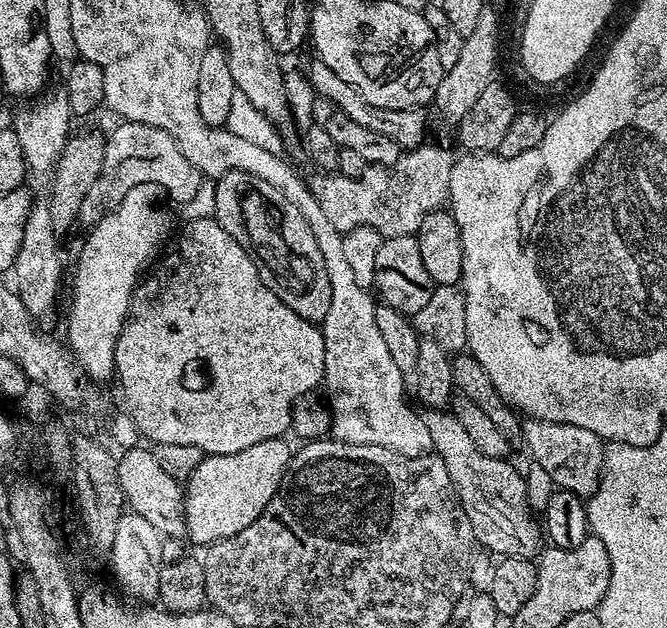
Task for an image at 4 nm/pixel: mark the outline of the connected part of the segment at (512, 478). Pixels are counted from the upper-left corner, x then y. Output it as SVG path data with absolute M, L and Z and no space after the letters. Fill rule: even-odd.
M425 407L422 415L426 430L430 430L432 452L442 458L446 474L454 486L466 518L470 518L476 532L476 542L481 549L497 552L497 557L535 557L542 548L542 528L532 517L528 505L528 484L524 476L507 459L482 454L452 410ZM541 540L541 544L540 544Z

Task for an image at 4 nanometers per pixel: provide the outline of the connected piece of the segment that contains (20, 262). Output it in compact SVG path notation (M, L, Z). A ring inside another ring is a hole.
M33 203L30 214L26 218L22 246L18 250L16 259L14 291L22 298L22 306L26 306L36 327L41 330L48 330L56 320L56 299L60 296L60 279L64 276L64 264L60 261L60 248L56 245L56 240L58 234L52 226L47 203Z

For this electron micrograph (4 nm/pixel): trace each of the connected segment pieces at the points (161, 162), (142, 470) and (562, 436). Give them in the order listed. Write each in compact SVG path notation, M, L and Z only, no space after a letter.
M117 123L117 128L107 133L104 142L104 157L102 158L102 170L98 182L86 190L86 198L82 198L82 210L79 223L84 226L97 224L102 217L126 198L134 186L143 184L157 184L168 195L169 201L177 205L184 205L198 194L202 186L200 171L186 160L186 154L178 150L174 138L166 134L158 126L146 126L145 124Z
M151 447L129 448L119 457L118 486L122 488L125 505L146 518L146 522L150 522L150 526L154 526L154 530L158 530L161 537L185 535L184 491L181 481L170 478L170 474L166 474L166 470L158 466L158 458L154 458Z
M525 419L522 424L522 441L528 447L532 460L556 483L557 489L573 492L587 498L598 490L600 472L604 469L605 441L594 430L582 430L582 426L570 426L562 422Z

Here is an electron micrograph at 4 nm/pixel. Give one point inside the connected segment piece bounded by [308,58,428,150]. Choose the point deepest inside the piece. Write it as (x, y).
(404, 126)

